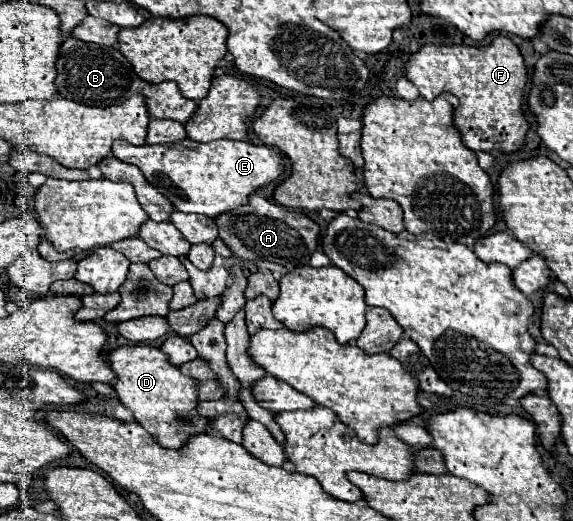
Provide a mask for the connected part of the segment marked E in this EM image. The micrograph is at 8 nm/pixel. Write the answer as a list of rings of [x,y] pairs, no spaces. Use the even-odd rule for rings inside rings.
[[[117,141],[113,143],[113,155],[125,163],[133,163],[137,165],[145,179],[159,189],[171,203],[175,209],[183,211],[183,213],[201,213],[207,217],[217,217],[223,211],[231,211],[233,207],[245,205],[247,197],[261,185],[271,183],[273,179],[277,179],[283,173],[283,157],[279,155],[279,151],[265,147],[265,145],[253,145],[249,141],[211,141],[211,143],[175,143],[173,147],[165,147],[165,145],[131,145],[125,141]]]

